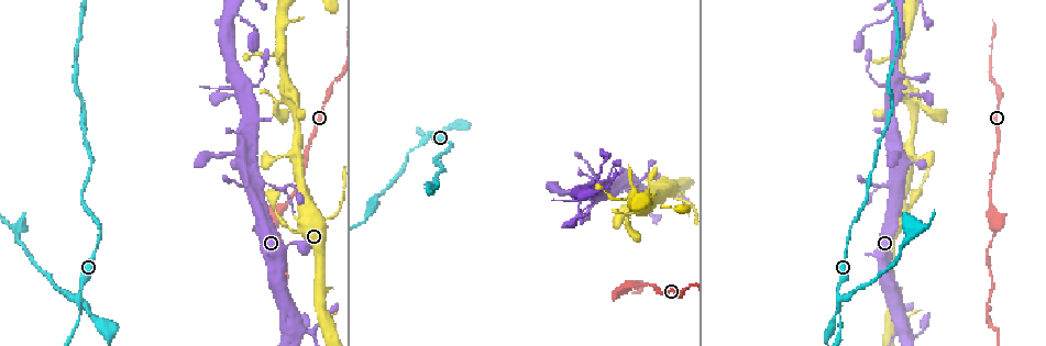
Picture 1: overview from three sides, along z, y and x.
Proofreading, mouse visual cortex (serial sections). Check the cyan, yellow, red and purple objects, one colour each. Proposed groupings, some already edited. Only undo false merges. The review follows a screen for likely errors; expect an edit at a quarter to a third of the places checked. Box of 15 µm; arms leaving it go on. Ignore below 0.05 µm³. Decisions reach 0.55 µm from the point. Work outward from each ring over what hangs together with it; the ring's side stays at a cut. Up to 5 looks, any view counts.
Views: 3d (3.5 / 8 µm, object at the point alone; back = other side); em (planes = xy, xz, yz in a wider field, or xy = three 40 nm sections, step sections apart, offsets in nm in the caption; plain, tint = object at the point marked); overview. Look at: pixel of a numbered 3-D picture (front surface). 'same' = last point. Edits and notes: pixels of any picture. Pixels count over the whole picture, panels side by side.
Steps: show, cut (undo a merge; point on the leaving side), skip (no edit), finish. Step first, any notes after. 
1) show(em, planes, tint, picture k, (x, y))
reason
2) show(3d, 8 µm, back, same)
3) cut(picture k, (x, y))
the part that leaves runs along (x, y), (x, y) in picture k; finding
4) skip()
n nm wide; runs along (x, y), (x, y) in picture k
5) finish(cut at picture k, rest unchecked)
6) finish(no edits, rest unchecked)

show(3d, 3.5 µm, picture 1, (275, 187))
narrows sharply

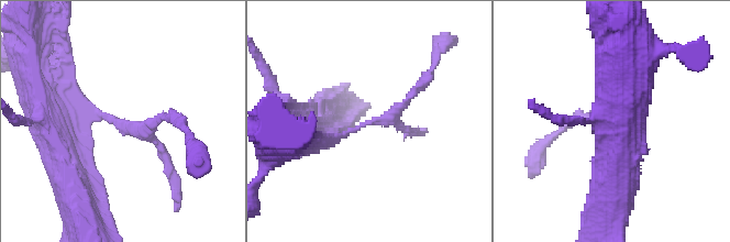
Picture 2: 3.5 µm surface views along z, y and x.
show(em, xy, step 3, tint, picture 2, (370, 124))
now the EM

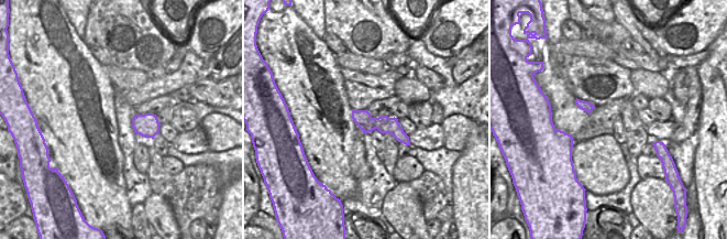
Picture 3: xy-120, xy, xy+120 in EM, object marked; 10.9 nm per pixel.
show(em, xy, step 5, tint, same)

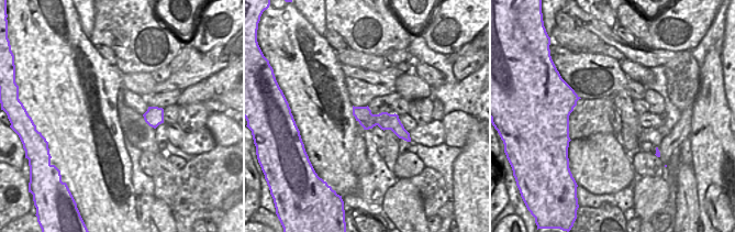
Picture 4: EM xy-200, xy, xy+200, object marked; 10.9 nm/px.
skip()
runs along (298, 132), (383, 121), (422, 81) in picture 2; one cell here

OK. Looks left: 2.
show(3d, 3.5 µm, picture 1, (838, 297))

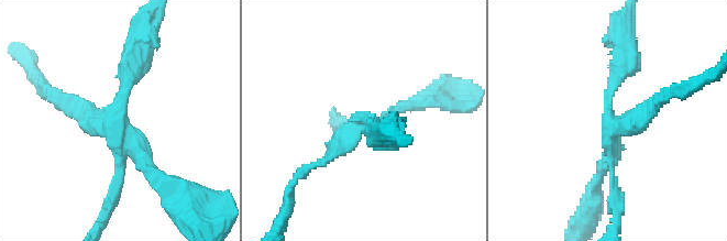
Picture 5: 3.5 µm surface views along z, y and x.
show(em, xy, step 1, tint, picture 5, (119, 120))
4 arms; arms of 100, 200, 200, 300 nm; now the EM

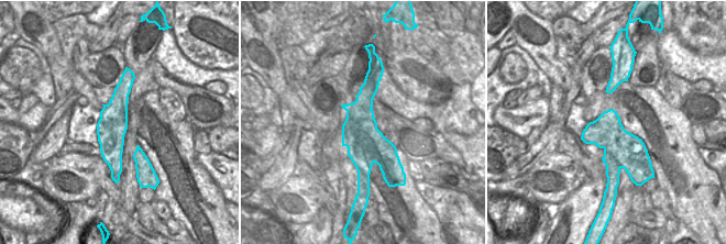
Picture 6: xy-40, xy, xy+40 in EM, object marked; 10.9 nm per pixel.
cut(picture 5, (637, 117))
a second cell is stuck on

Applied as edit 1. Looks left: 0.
finish(cut at picture 5, rest unchecked)

